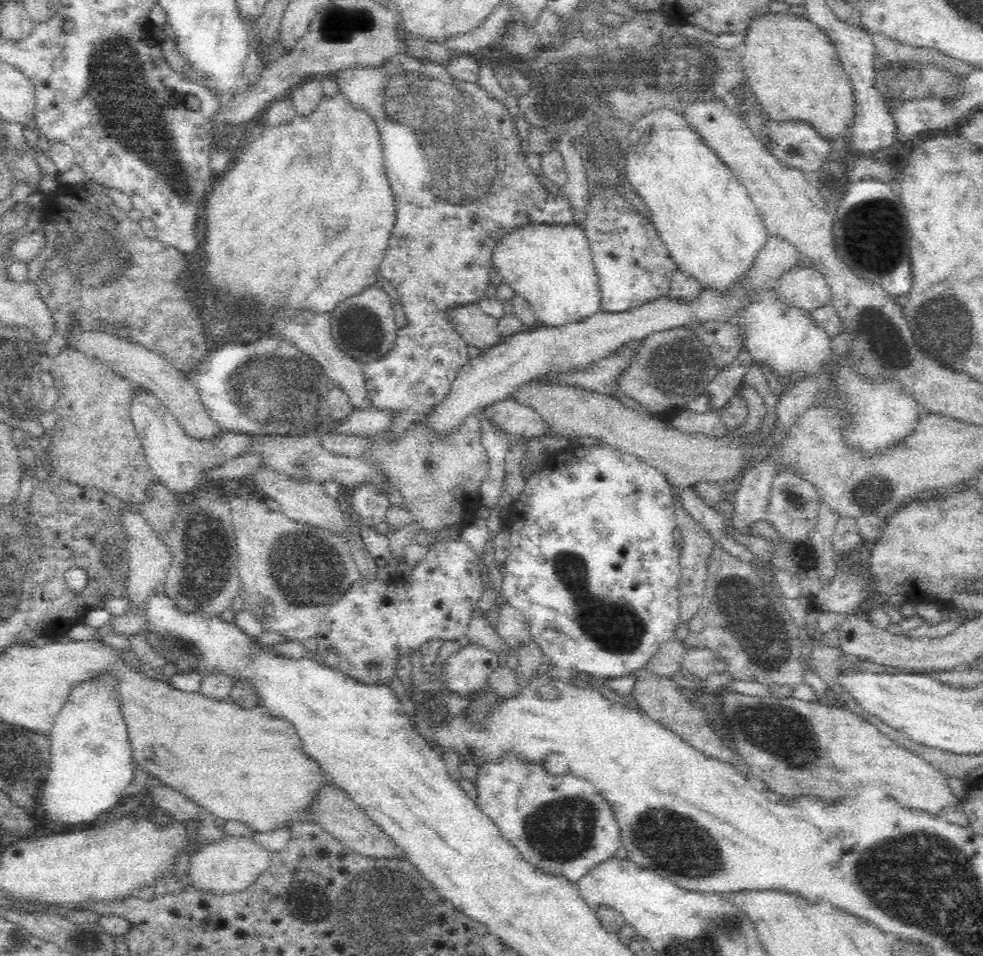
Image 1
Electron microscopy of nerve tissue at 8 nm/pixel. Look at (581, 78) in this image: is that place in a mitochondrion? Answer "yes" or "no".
yes

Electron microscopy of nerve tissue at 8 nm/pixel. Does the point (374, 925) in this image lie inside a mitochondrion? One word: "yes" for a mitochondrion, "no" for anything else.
yes

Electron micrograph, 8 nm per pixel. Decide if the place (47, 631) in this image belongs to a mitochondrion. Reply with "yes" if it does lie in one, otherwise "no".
no

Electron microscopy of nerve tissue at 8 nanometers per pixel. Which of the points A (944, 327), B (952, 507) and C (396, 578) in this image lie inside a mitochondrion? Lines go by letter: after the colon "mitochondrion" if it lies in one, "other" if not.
A: mitochondrion
B: other
C: other

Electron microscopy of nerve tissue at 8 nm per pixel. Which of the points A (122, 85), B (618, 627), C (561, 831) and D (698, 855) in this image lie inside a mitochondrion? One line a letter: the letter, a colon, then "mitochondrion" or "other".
A: mitochondrion
B: mitochondrion
C: mitochondrion
D: mitochondrion

